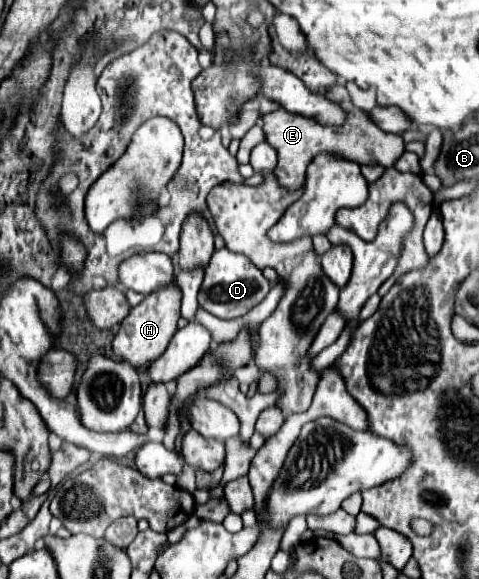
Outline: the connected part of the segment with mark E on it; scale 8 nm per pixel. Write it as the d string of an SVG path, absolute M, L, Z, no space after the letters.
M334 85L324 93L330 101L336 101L344 113L346 113L346 121L342 125L320 125L316 119L298 115L298 113L290 113L284 107L278 107L272 113L266 113L262 117L264 121L264 133L266 133L266 141L276 149L278 155L278 163L276 163L276 177L278 181L288 187L288 189L298 189L298 185L303 185L306 179L306 170L310 161L322 153L322 151L332 151L332 153L340 153L346 159L358 161L362 165L384 165L384 167L392 167L396 163L396 159L404 153L404 139L400 135L390 135L382 129L378 129L370 115L358 107L352 105L352 99L346 91L344 85Z

